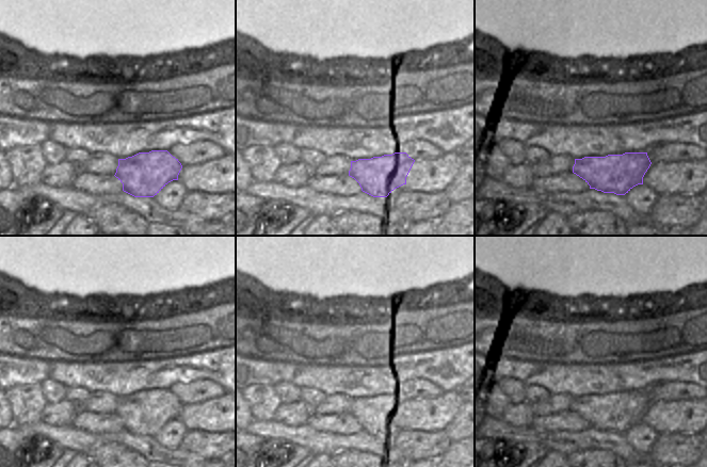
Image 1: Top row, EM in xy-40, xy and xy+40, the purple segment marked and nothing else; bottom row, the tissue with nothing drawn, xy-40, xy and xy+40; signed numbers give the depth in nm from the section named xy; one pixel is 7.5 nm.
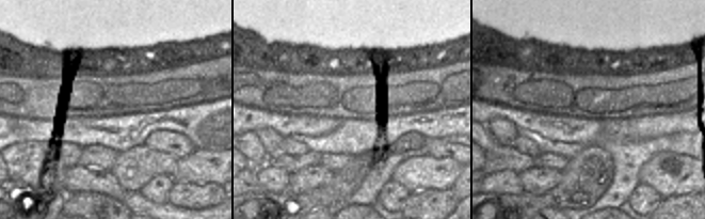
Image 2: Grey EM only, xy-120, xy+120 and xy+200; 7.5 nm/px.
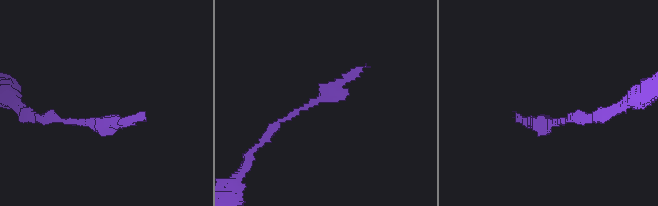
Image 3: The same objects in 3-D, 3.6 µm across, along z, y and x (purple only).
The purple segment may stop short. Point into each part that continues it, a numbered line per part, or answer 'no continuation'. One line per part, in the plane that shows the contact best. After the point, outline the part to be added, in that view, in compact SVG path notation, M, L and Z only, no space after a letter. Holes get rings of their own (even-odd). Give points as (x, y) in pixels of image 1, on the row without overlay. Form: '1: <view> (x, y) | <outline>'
no continuation

